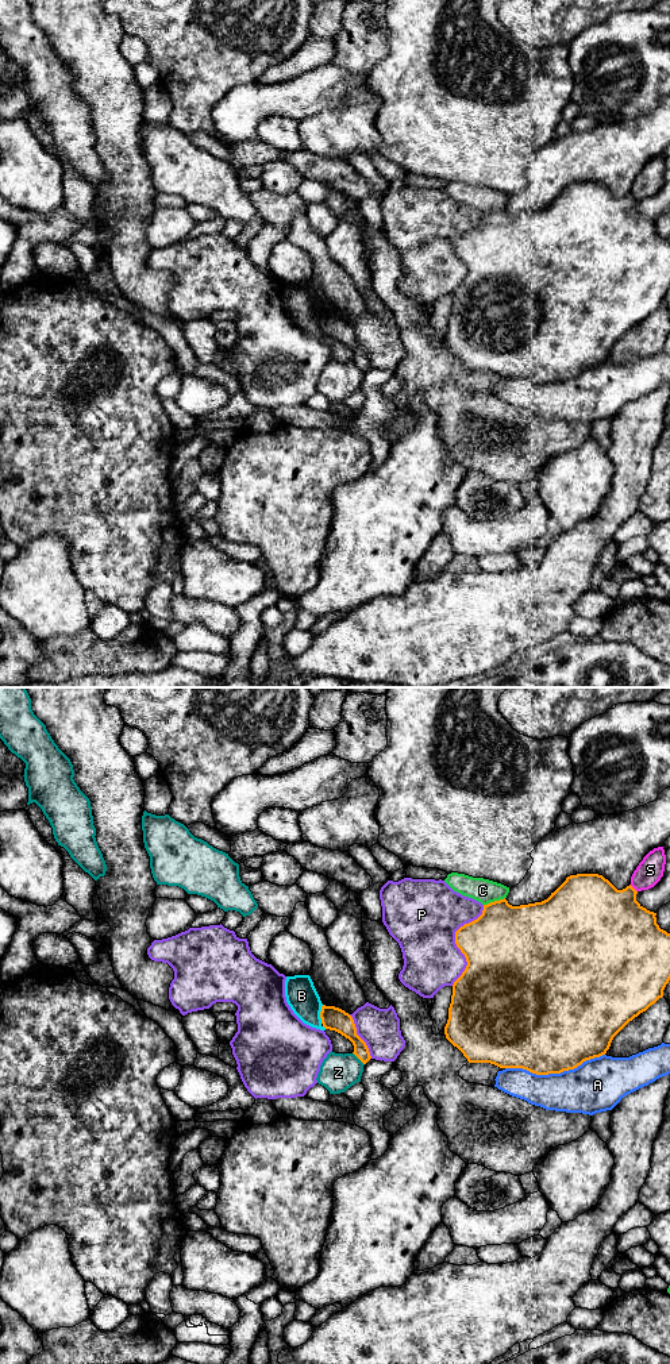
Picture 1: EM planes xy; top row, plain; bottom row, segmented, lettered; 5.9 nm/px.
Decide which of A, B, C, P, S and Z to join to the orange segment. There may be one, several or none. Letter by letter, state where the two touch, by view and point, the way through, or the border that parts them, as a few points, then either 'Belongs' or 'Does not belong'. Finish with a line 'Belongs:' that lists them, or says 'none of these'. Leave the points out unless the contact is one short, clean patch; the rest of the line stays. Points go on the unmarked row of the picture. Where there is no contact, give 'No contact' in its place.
A: Touches orange at xy (554, 381). Does not belong
B: Touches orange at xy (320, 323). Does not belong
C: Touches orange at xy (495, 210). Does not belong
P: Touches orange at xy (455, 250). Does not belong
S: Touches orange at xy (634, 197). Does not belong
Z: Touches orange at xy (358, 366). Does not belong
Belongs: none of these

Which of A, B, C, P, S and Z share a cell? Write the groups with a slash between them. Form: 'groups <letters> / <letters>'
groups A / B / C / P / S / Z

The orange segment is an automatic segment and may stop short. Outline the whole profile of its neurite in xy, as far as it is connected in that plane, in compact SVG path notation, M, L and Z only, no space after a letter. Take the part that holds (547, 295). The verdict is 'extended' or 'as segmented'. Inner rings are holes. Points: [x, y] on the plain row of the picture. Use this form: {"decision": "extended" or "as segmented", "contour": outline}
{"decision": "as segmented", "contour": "M598 182L570 184L551 204L528 213L512 215L500 208L484 213L482 223L455 240L455 253L465 263L467 274L453 293L446 347L457 355L469 371L490 371L500 377L523 377L536 384L561 382L574 378L584 370L607 362L613 346L635 325L646 320L659 307L670 289L670 242L656 232L656 221L647 219L636 209L638 200L629 193L617 199Z"}

